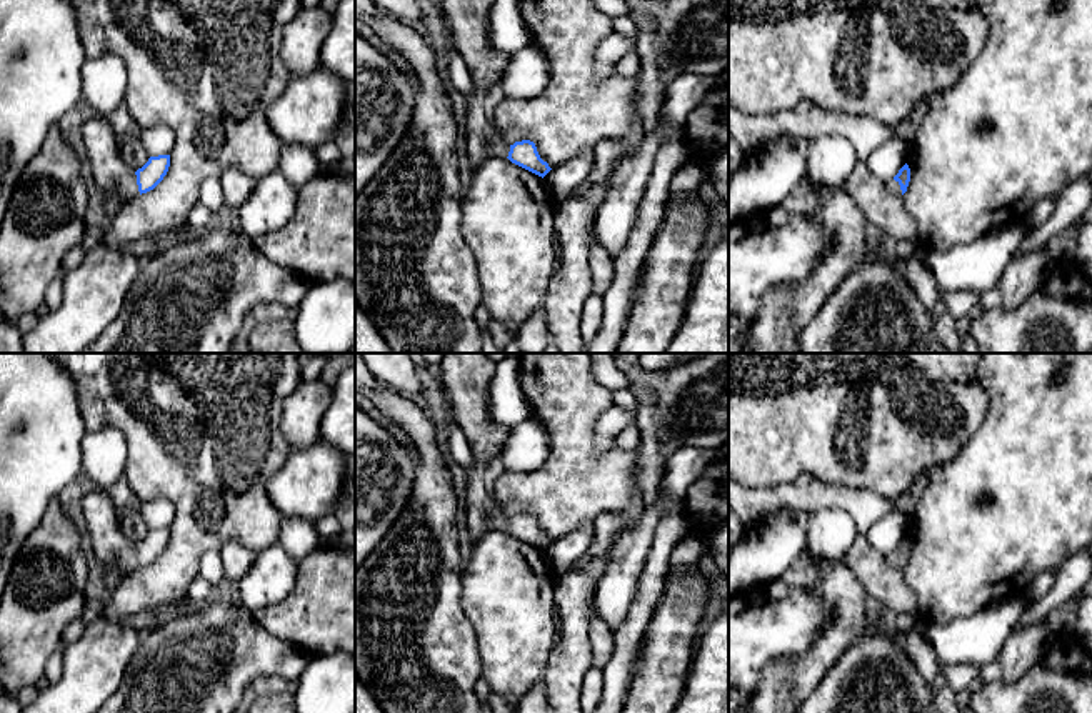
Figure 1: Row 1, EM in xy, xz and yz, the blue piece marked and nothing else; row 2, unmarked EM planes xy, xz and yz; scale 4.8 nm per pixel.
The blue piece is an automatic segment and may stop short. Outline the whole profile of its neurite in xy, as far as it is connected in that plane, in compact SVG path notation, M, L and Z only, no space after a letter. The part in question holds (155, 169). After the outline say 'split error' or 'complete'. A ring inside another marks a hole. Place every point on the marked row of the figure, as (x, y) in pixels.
M95 115L87 120L82 137L93 178L105 195L132 200L153 190L168 172L170 155L150 157L142 168L132 172L120 157L117 128L108 118Z | split error

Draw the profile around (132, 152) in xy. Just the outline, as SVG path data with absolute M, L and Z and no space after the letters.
M125 140L120 145L120 157L132 172L142 168L150 158L140 140Z

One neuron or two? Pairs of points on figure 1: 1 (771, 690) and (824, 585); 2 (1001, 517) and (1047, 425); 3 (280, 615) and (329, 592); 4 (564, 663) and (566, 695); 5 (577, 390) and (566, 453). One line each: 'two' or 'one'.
1: one
2: one
3: one
4: one
5: one

